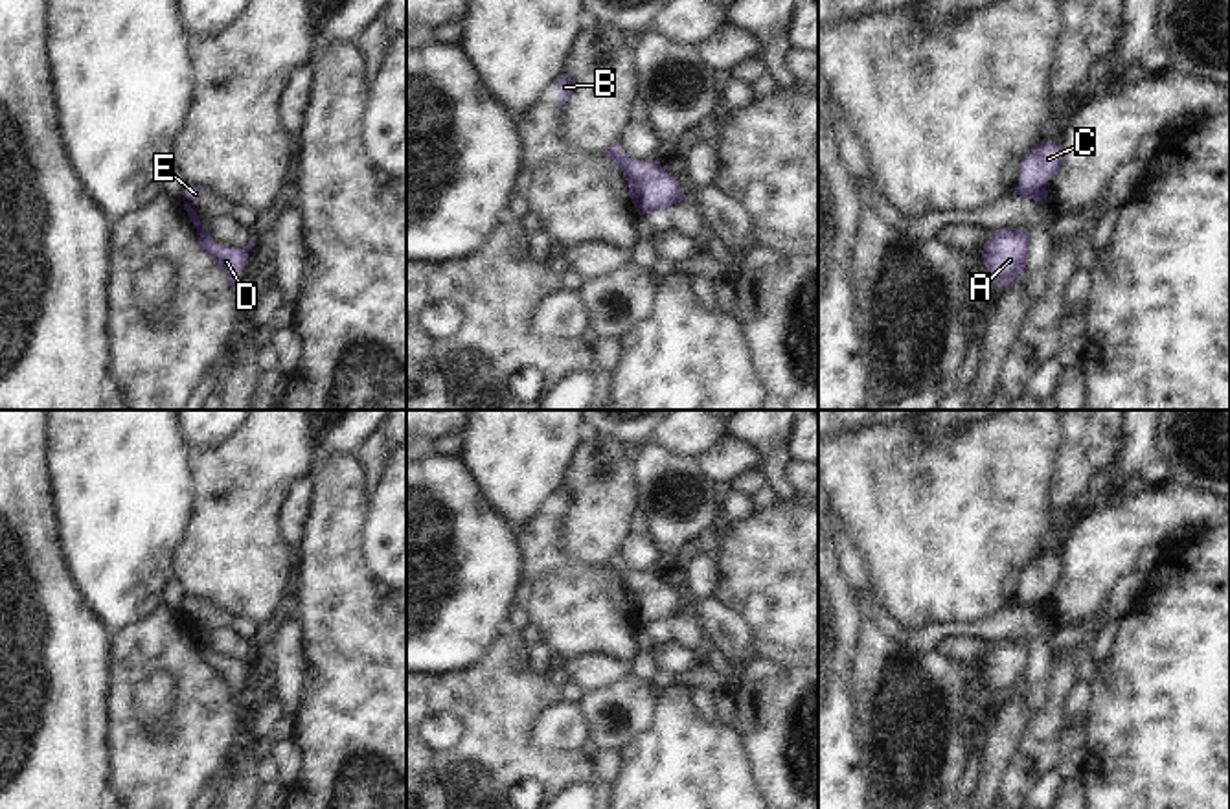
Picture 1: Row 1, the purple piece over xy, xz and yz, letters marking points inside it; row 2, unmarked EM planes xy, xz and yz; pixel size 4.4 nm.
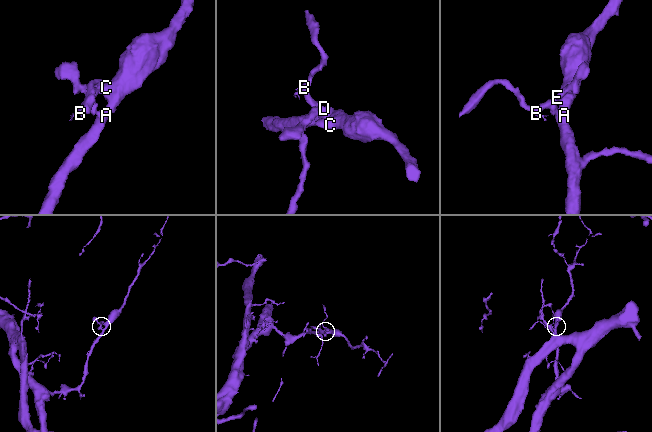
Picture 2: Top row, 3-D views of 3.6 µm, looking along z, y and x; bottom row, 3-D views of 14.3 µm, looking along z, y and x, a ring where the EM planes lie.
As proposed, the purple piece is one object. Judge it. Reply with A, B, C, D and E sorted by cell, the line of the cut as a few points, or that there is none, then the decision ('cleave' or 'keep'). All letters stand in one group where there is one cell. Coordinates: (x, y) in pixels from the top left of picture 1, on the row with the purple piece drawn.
A B C D E; no cut; keep

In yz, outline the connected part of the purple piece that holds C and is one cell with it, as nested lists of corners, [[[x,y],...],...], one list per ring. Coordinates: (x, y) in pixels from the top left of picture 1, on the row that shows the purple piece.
[[[1061,142],[1037,143],[1022,158],[1022,178],[1013,195],[1022,195],[1042,204],[1048,197],[1046,182],[1055,177],[1061,162]]]

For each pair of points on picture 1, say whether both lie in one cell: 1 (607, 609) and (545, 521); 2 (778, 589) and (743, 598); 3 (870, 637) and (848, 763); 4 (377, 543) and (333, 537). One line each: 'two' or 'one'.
1: one
2: one
3: two
4: two

